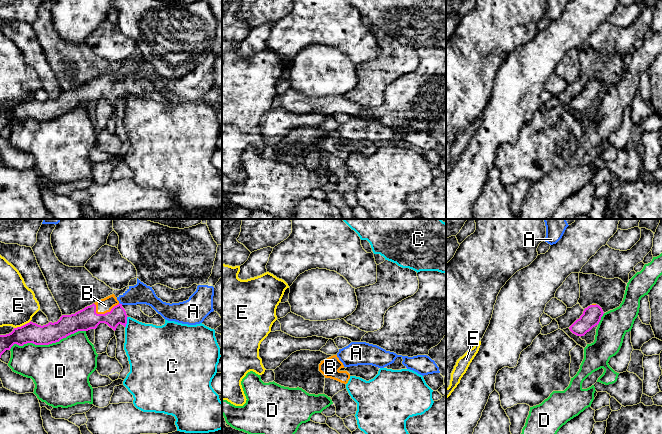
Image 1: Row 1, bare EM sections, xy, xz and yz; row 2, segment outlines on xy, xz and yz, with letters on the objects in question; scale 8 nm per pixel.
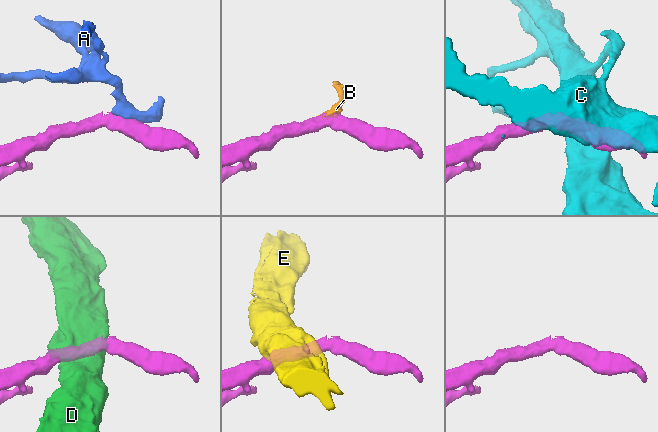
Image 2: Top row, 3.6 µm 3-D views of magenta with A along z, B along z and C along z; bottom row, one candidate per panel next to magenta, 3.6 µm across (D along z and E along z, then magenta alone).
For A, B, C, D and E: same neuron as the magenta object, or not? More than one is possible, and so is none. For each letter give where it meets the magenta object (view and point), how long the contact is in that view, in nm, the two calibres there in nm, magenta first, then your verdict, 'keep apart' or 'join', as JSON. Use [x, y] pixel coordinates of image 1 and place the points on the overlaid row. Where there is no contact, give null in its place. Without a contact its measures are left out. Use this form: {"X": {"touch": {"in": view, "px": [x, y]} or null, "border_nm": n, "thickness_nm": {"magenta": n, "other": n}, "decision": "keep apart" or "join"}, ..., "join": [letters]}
{"A": {"touch": {"in": "xy", "px": [121, 304]}, "border_nm": 40, "thickness_nm": {"magenta": 140, "other": 160}, "decision": "keep apart"}, "B": {"touch": {"in": "xy", "px": [103, 314]}, "border_nm": 220, "thickness_nm": {"magenta": 170, "other": 120}, "decision": "join"}, "C": {"touch": {"in": "xy", "px": [126, 322]}, "border_nm": 100, "thickness_nm": {"magenta": 140, "other": 360}, "decision": "keep apart"}, "D": {"touch": {"in": "xy", "px": [47, 344]}, "border_nm": 650, "thickness_nm": {"magenta": 160, "other": 460}, "decision": "keep apart"}, "E": {"touch": {"in": "xy", "px": [23, 325]}, "border_nm": 150, "thickness_nm": {"magenta": 160, "other": 300}, "decision": "keep apart"}, "join": ["B"]}

